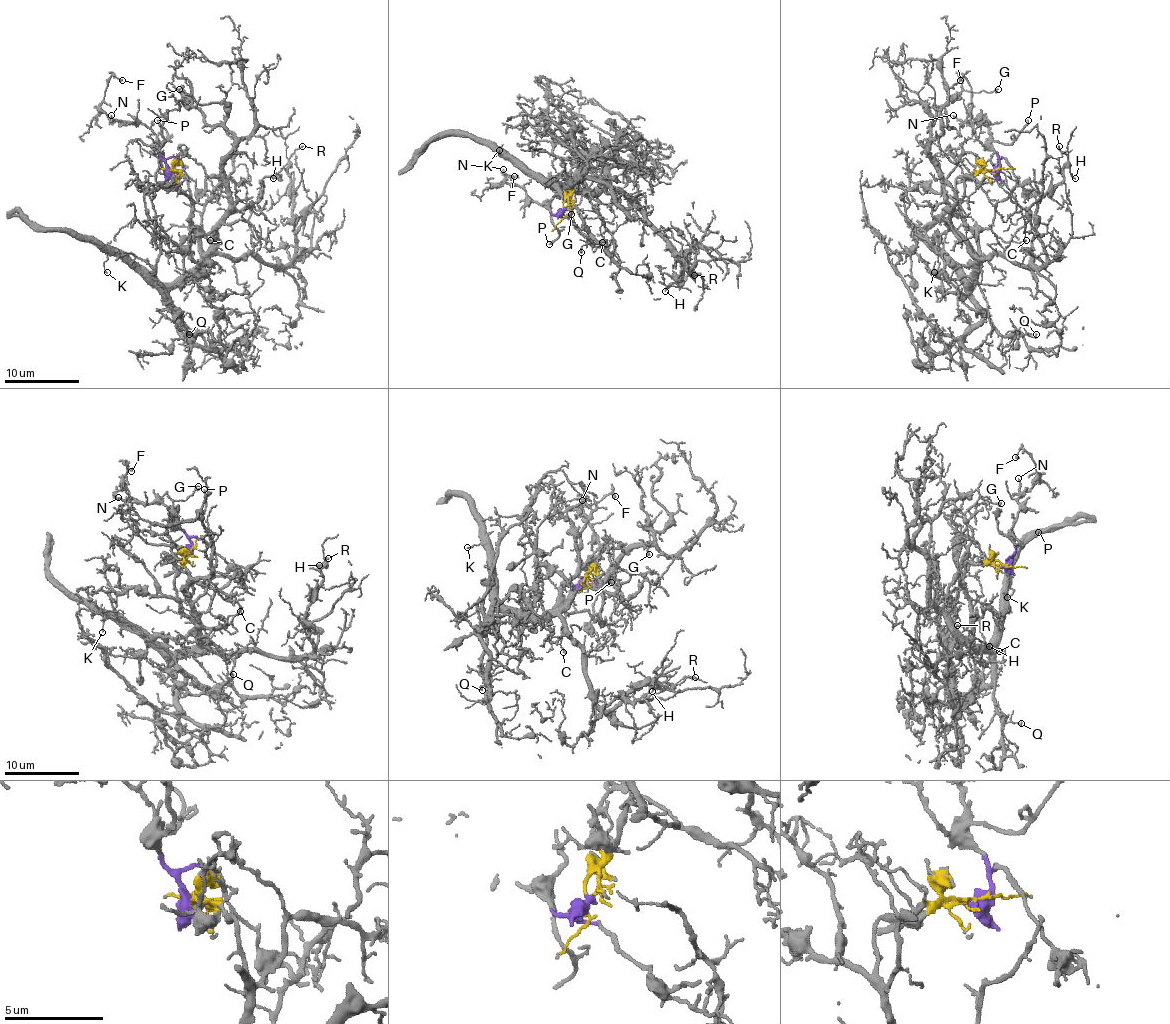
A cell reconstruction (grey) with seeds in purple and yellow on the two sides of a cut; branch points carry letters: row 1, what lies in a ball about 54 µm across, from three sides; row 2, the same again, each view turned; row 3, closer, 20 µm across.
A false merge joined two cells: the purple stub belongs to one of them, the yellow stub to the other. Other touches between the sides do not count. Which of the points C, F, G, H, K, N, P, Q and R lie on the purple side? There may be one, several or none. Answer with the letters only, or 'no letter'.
F, N, P

